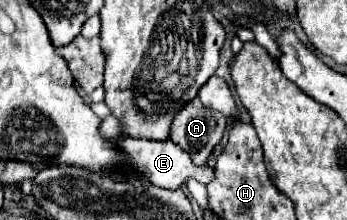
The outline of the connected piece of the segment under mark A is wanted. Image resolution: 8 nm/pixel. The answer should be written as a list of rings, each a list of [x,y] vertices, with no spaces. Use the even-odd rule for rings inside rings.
[[[198,98],[190,100],[186,108],[182,108],[170,132],[170,140],[192,154],[196,164],[206,164],[212,148],[222,140],[226,130],[226,116],[206,108]]]

